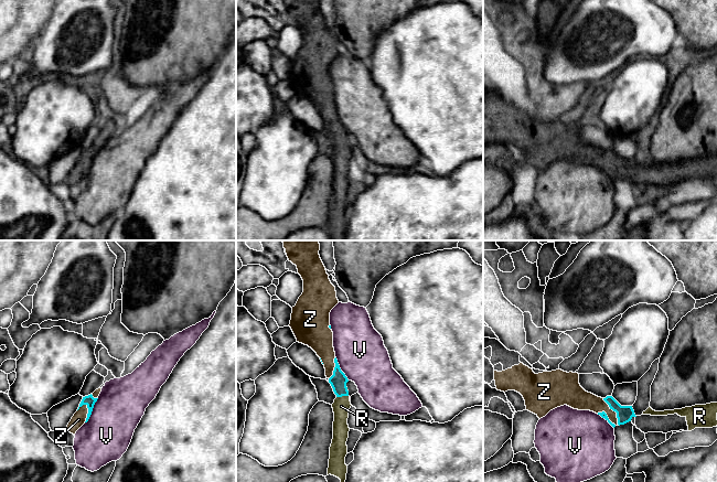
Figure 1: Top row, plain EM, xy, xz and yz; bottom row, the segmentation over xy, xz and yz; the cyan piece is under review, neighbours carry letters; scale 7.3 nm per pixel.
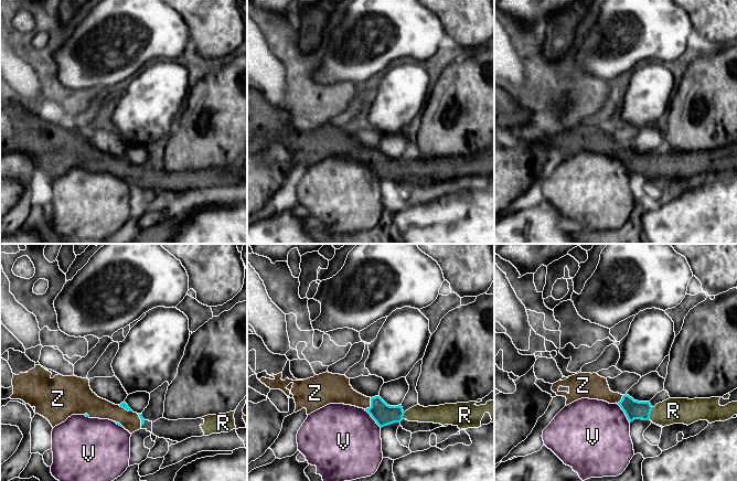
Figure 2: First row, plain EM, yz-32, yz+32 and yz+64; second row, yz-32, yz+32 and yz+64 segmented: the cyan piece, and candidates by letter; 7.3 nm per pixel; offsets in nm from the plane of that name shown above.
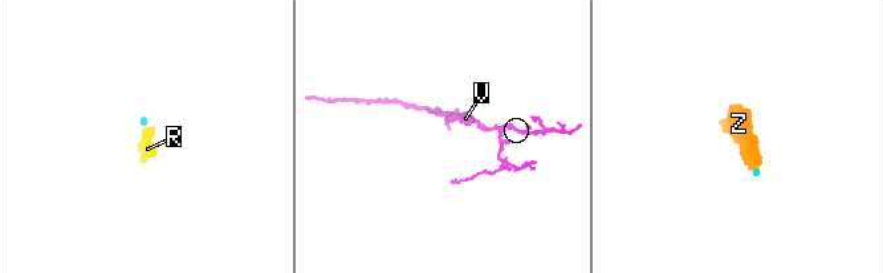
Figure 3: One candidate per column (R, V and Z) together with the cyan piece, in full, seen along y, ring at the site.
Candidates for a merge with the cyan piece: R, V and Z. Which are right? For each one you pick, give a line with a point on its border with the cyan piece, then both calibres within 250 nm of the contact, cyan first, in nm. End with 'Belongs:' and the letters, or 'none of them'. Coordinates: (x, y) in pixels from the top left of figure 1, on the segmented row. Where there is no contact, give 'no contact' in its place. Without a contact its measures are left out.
R: xz (342, 395) | 120/130 nm
Z: yz (614, 410) | 120/140 nm
Belongs: R, Z

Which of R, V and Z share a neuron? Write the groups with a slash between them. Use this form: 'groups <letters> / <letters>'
groups R Z / V

